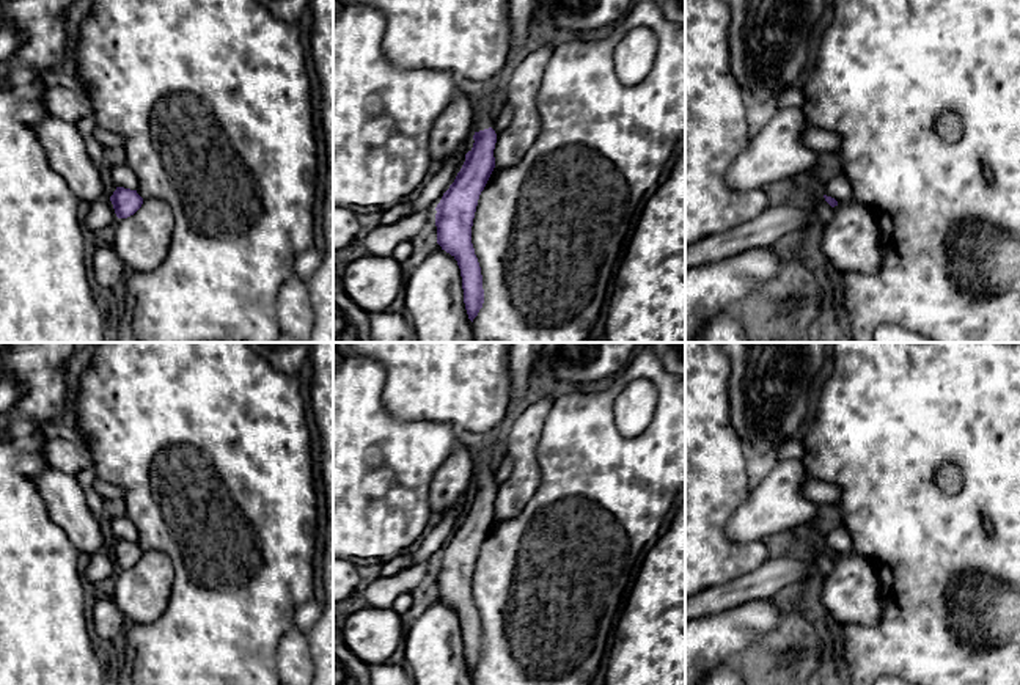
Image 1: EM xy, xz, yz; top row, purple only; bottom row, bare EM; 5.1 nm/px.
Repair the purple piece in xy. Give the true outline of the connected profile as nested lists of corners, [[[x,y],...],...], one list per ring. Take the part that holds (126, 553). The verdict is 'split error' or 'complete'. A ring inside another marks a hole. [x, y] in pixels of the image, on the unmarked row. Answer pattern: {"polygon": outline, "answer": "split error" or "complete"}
{"polygon": [[[116,539],[110,548],[110,553],[118,570],[127,570],[134,567],[143,556],[143,550],[137,545],[137,542],[124,539]]], "answer": "complete"}

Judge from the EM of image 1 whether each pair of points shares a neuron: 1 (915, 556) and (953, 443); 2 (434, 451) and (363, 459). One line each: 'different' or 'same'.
1: same
2: same

